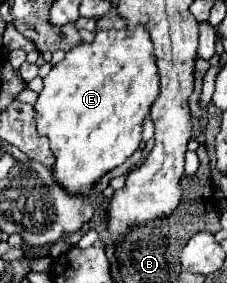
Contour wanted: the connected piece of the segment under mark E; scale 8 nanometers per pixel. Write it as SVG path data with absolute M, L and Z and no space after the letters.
M137 25L135 31L127 29L97 31L93 43L79 43L77 47L67 51L65 59L51 67L43 83L45 87L35 103L37 131L39 135L47 135L51 141L51 151L55 155L53 175L63 185L65 191L73 195L77 193L87 195L101 175L121 165L139 149L143 121L149 115L151 103L159 95L157 65L149 33L143 25Z

